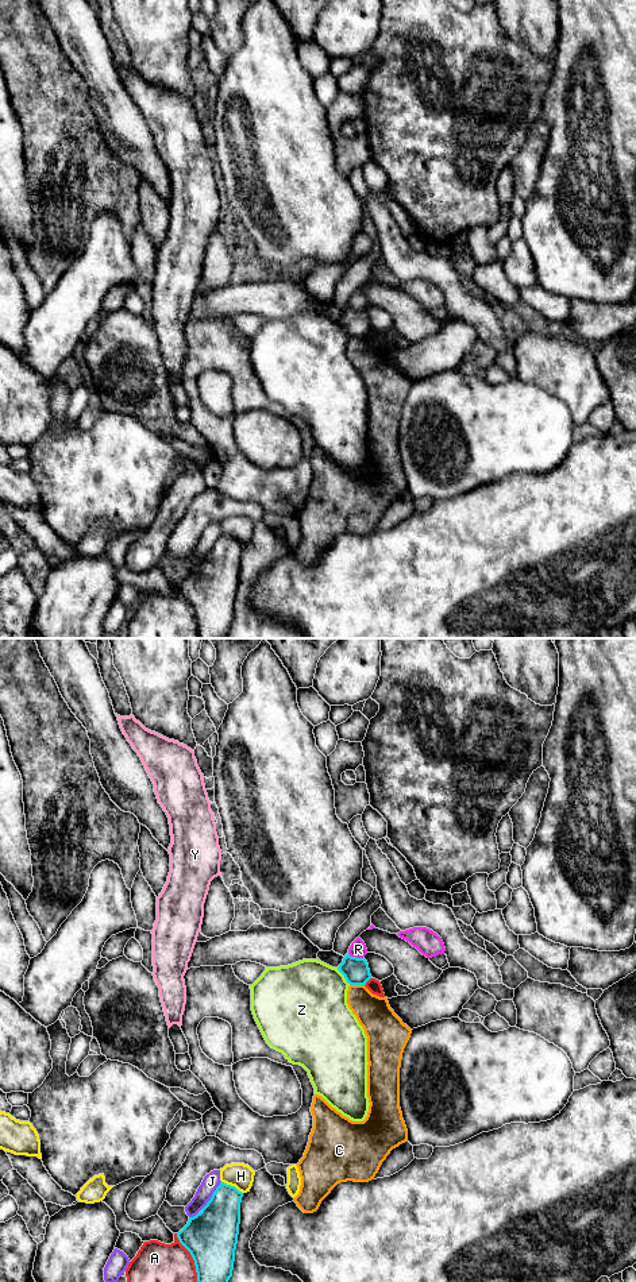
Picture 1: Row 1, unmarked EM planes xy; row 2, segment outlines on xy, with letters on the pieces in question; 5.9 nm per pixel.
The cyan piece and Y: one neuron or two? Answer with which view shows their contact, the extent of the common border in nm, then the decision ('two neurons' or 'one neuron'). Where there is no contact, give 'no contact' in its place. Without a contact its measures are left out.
meets cyan in xy; contact 30 nm long; two neurons

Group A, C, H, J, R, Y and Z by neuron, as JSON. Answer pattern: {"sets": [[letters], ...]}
{"sets": [["A"], ["C"], ["H"], ["J"], ["R"], ["Y"], ["Z"]]}

